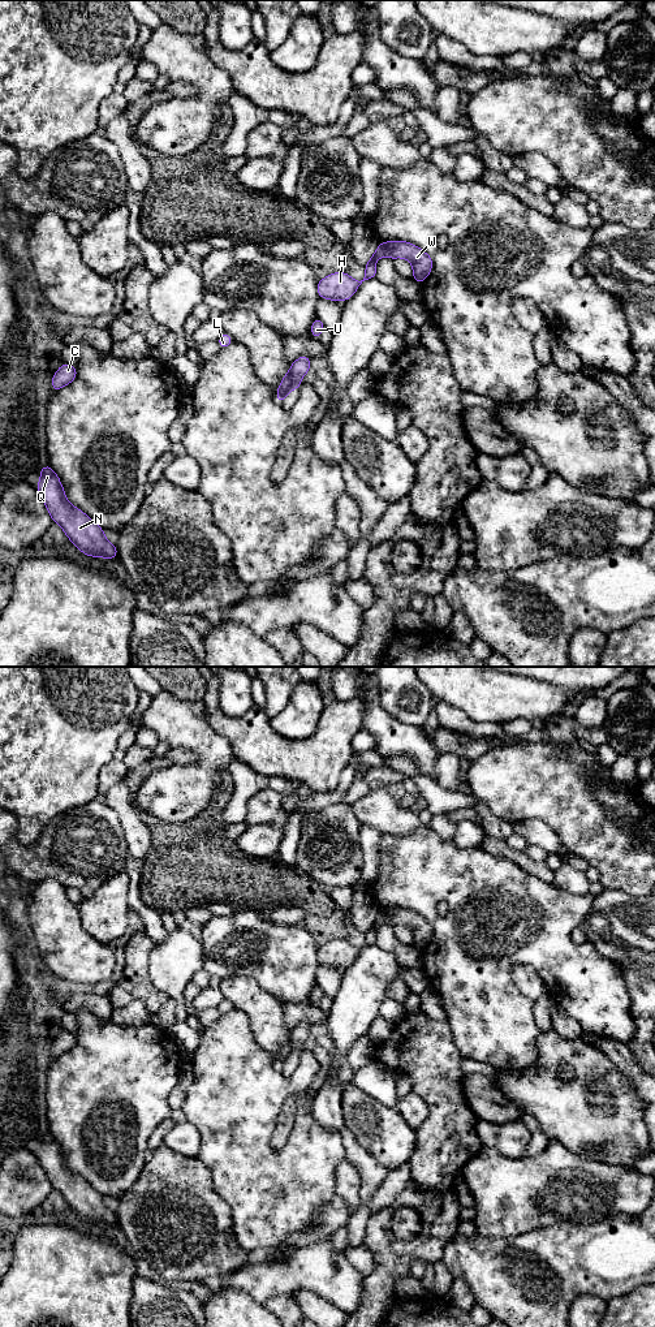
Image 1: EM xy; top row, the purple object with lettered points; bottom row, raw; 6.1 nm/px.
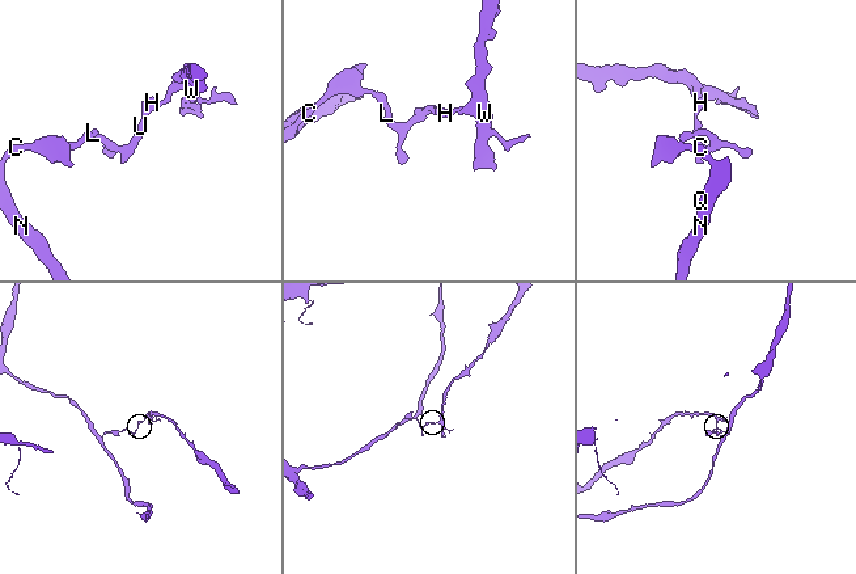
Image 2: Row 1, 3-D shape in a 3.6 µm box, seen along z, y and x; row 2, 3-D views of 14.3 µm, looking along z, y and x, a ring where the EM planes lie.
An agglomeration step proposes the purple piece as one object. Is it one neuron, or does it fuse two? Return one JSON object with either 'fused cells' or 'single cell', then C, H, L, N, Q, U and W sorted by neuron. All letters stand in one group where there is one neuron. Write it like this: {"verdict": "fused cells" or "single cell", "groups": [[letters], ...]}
{"verdict": "fused cells", "groups": [["C", "L", "N", "Q"], ["H", "U", "W"]]}

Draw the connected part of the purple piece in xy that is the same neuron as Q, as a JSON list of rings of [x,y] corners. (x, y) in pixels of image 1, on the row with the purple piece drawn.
[[[51,465],[39,469],[40,481],[36,491],[53,522],[63,527],[68,539],[91,557],[117,557],[117,548],[105,539],[103,529],[66,500],[60,478]]]

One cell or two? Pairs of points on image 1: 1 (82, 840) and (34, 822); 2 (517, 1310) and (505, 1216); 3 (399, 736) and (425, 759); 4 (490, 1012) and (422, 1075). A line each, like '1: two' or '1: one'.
1: two
2: two
3: one
4: two

